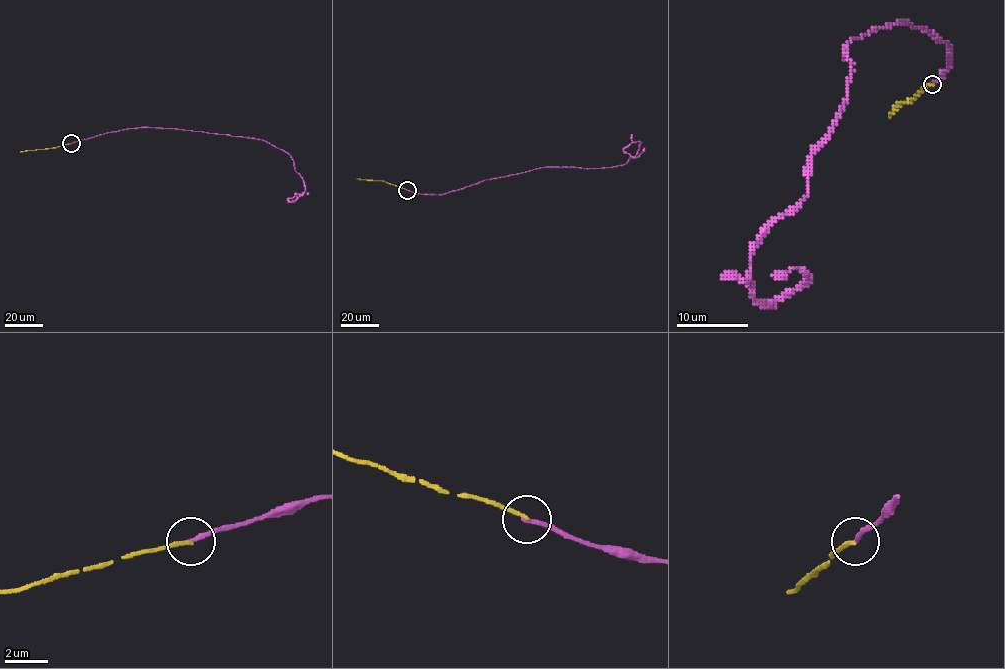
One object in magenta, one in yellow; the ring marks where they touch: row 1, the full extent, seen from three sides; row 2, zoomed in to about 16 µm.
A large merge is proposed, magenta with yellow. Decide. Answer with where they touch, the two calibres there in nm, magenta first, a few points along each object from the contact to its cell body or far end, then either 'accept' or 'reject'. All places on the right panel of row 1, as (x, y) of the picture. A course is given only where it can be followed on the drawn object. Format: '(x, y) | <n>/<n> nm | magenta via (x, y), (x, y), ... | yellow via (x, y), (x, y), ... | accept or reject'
(932, 84) | 200/180 nm | magenta via (932, 84), (950, 48), (919, 26), (846, 44), (751, 294), (808, 276), (772, 276) | yellow via (932, 84), (911, 102), (898, 105), (889, 116) | reject

